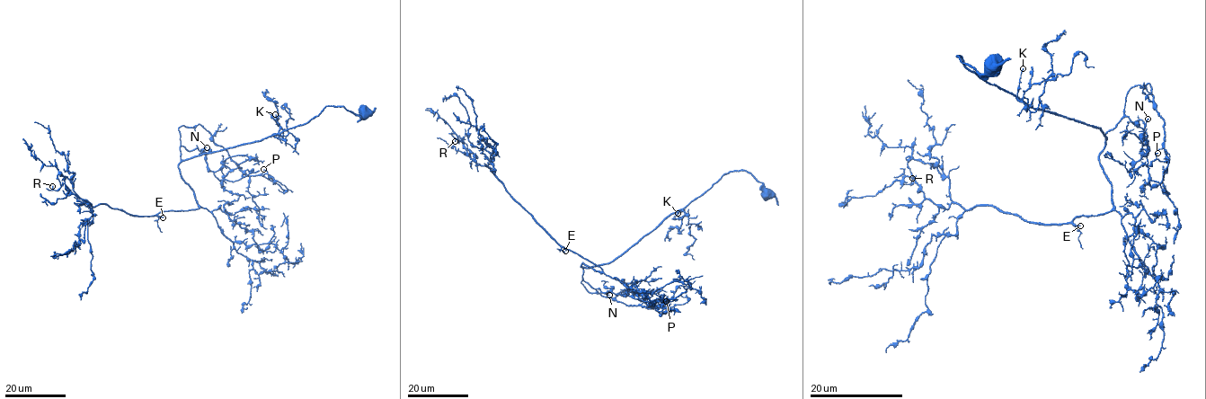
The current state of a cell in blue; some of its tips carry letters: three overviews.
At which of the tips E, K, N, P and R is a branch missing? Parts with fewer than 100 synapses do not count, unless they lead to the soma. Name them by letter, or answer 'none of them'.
E, N

